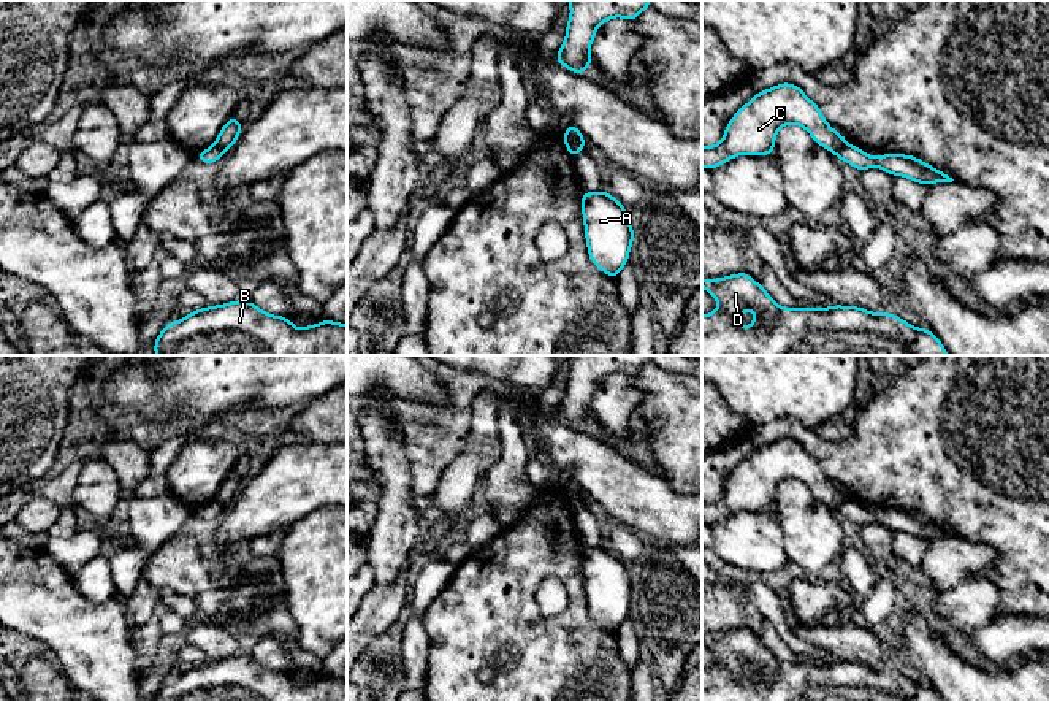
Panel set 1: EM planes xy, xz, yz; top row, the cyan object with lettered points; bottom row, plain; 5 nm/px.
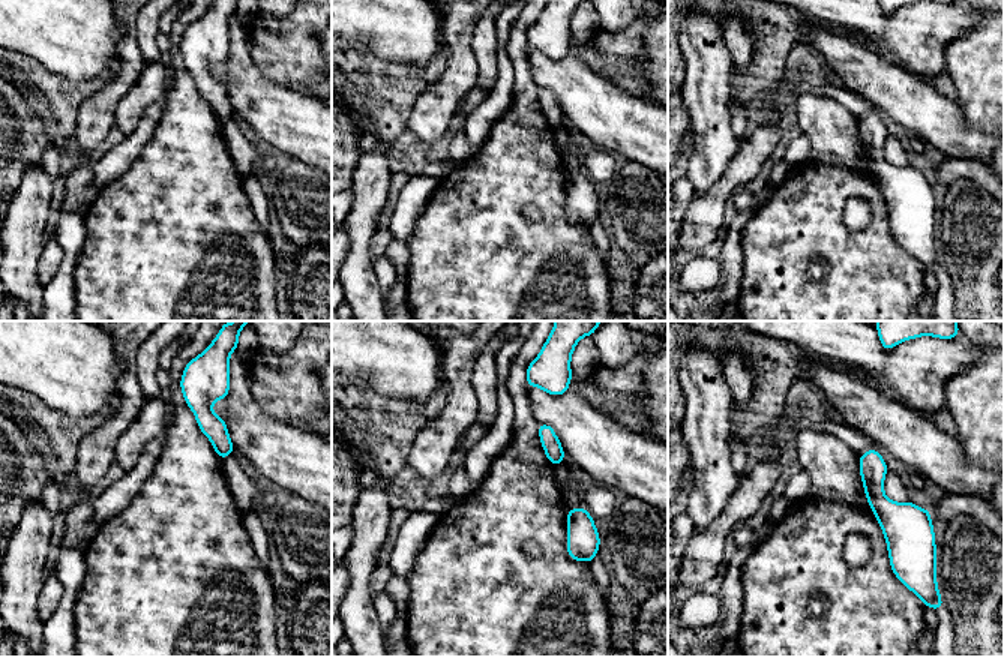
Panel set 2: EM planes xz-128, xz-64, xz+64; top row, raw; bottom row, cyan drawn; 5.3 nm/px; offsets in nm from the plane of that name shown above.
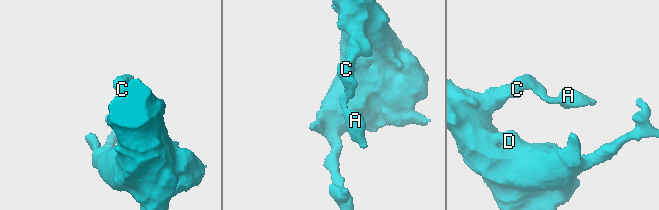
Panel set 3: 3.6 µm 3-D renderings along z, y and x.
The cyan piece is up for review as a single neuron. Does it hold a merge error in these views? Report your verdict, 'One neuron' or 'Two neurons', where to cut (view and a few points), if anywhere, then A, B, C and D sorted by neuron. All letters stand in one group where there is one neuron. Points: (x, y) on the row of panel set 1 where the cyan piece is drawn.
Two neurons. Split along xz (566, 134), (582, 149). Groups: A / B C D

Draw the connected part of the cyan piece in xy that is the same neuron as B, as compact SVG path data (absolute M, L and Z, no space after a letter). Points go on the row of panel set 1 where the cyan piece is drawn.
M236 300L168 322L154 350L155 355L347 355L347 324L322 320L296 328L288 317Z

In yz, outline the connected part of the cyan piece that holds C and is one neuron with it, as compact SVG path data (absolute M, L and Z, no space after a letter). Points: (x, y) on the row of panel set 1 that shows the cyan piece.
M781 82L757 92L727 122L723 140L715 146L702 146L702 167L713 171L737 155L772 155L775 138L783 125L803 127L816 144L830 152L848 146L843 135L833 130L819 106L803 90Z

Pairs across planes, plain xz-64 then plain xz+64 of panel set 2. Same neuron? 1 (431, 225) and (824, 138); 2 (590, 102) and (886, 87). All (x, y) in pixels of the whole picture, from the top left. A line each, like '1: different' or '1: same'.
1: different
2: same

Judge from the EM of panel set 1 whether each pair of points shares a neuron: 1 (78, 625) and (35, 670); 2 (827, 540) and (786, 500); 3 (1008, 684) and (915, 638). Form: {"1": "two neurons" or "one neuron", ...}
{"1": "two neurons", "2": "one neuron", "3": "one neuron"}

